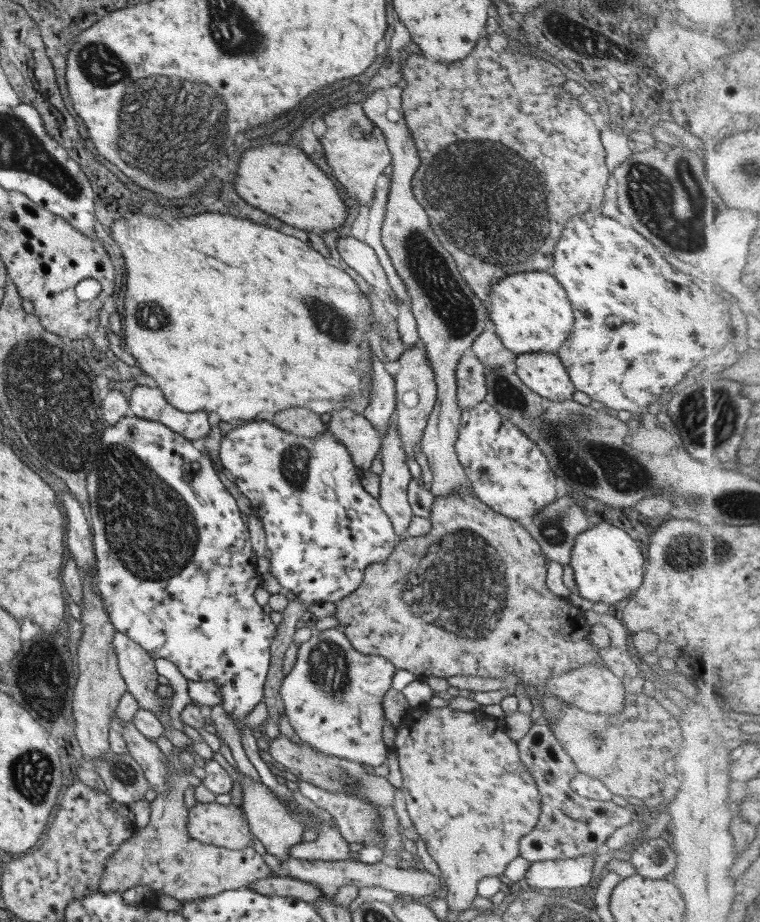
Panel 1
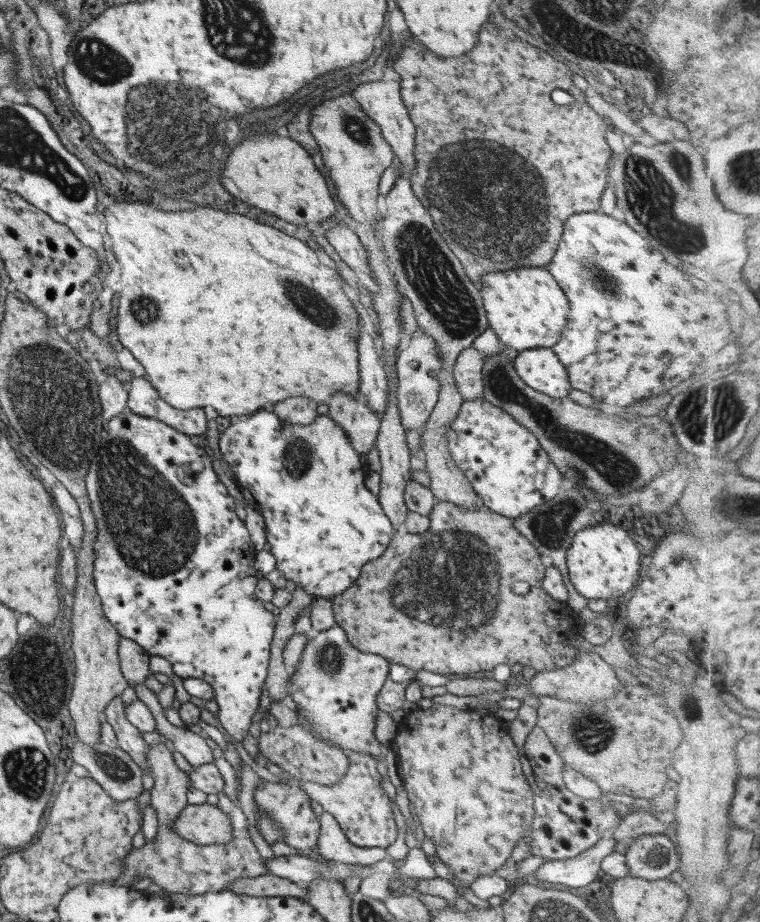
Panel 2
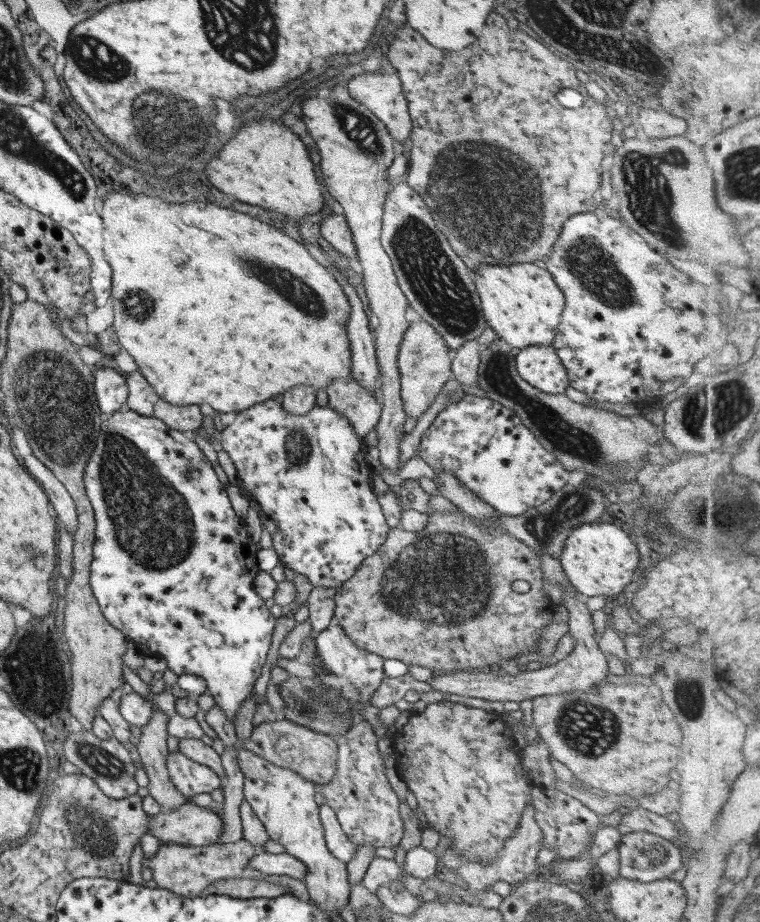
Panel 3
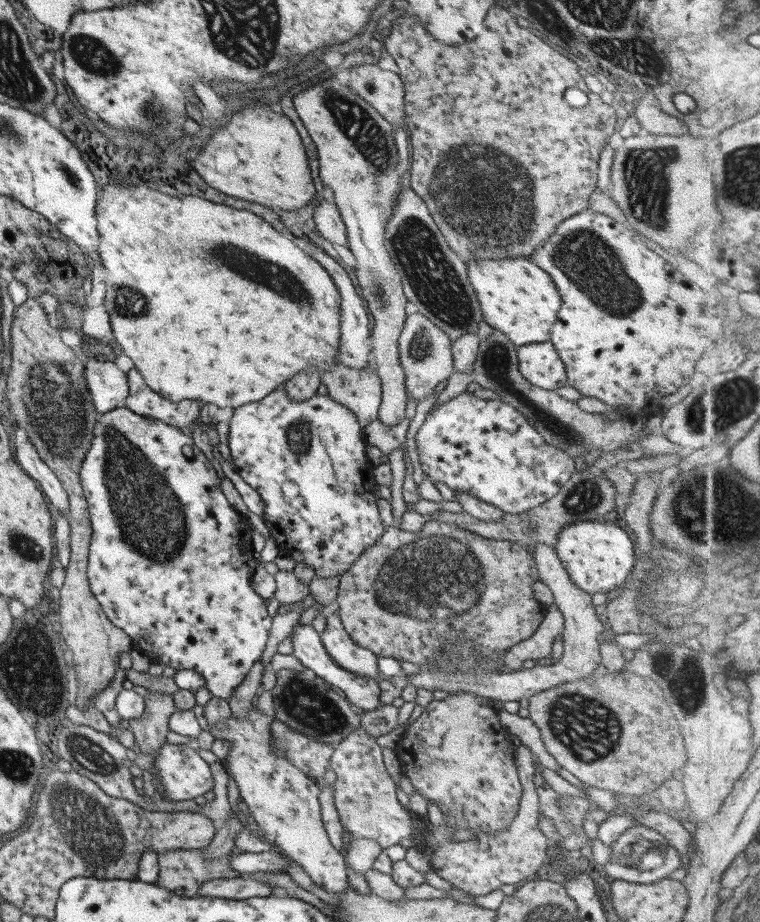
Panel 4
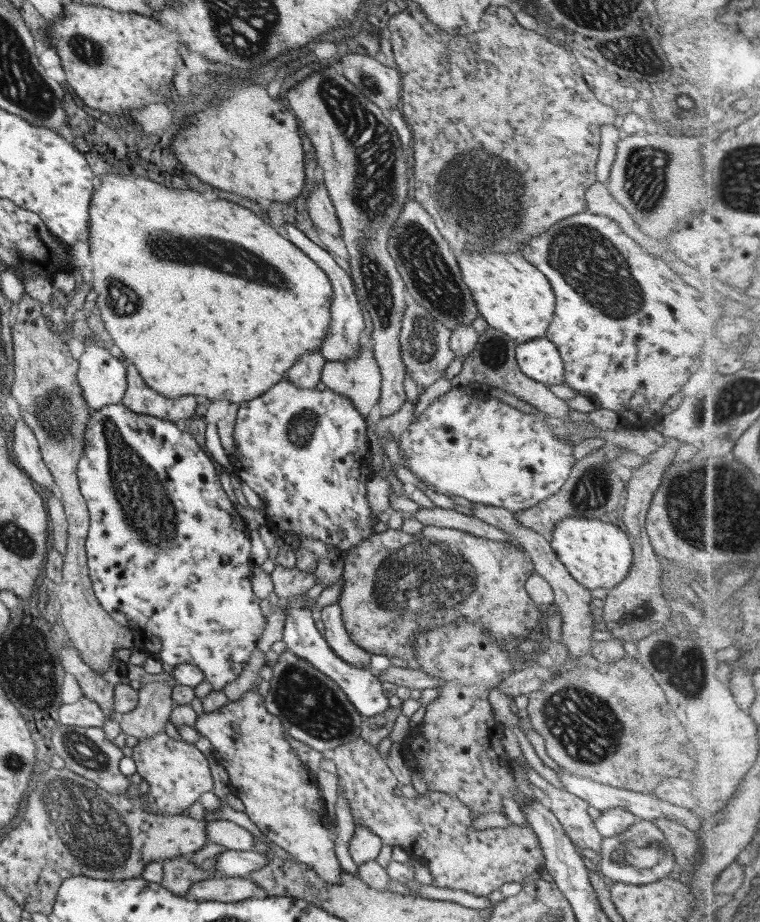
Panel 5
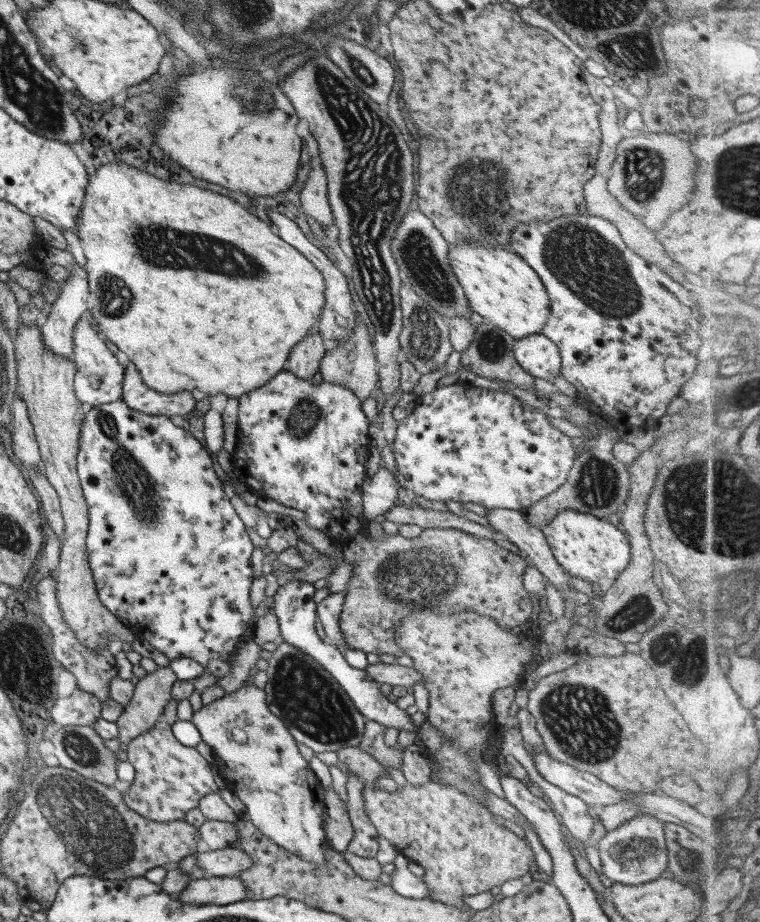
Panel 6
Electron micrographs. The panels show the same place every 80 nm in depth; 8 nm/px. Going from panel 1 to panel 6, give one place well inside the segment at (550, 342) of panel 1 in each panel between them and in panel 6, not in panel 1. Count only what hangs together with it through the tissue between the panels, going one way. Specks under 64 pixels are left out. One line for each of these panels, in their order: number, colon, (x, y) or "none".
2: (526, 308)
3: (522, 304)
4: (520, 300)
5: (510, 295)
6: (501, 287)

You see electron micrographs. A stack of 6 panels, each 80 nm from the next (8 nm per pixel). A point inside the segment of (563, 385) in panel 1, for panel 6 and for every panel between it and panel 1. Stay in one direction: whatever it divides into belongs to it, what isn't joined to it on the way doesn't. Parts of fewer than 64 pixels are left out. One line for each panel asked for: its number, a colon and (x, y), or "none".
2: (539, 368)
3: (539, 366)
4: (538, 362)
5: (538, 359)
6: (536, 354)

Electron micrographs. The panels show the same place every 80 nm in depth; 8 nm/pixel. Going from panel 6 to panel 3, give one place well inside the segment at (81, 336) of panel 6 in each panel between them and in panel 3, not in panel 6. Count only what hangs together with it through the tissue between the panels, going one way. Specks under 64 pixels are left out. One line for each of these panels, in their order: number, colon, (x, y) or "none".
3: (110, 388)
4: (107, 384)
5: (102, 379)

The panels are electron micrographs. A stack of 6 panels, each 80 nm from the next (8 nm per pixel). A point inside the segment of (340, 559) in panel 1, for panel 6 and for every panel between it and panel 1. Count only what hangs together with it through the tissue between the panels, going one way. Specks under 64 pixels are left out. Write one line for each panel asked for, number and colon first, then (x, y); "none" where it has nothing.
2: (322, 525)
3: (306, 473)
4: (306, 460)
5: (304, 452)
6: (303, 445)

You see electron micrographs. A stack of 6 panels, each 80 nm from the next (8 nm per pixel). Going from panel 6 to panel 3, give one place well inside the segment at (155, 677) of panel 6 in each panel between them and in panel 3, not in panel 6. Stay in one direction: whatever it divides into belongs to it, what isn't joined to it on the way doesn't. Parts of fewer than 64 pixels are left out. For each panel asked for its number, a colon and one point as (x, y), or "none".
3: (150, 746)
4: (149, 730)
5: (154, 705)

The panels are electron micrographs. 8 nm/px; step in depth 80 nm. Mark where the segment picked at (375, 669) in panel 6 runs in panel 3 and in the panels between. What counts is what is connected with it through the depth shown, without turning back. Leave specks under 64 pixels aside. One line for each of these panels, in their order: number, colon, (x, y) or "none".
3: (585, 667)
4: (580, 658)
5: (411, 679)

